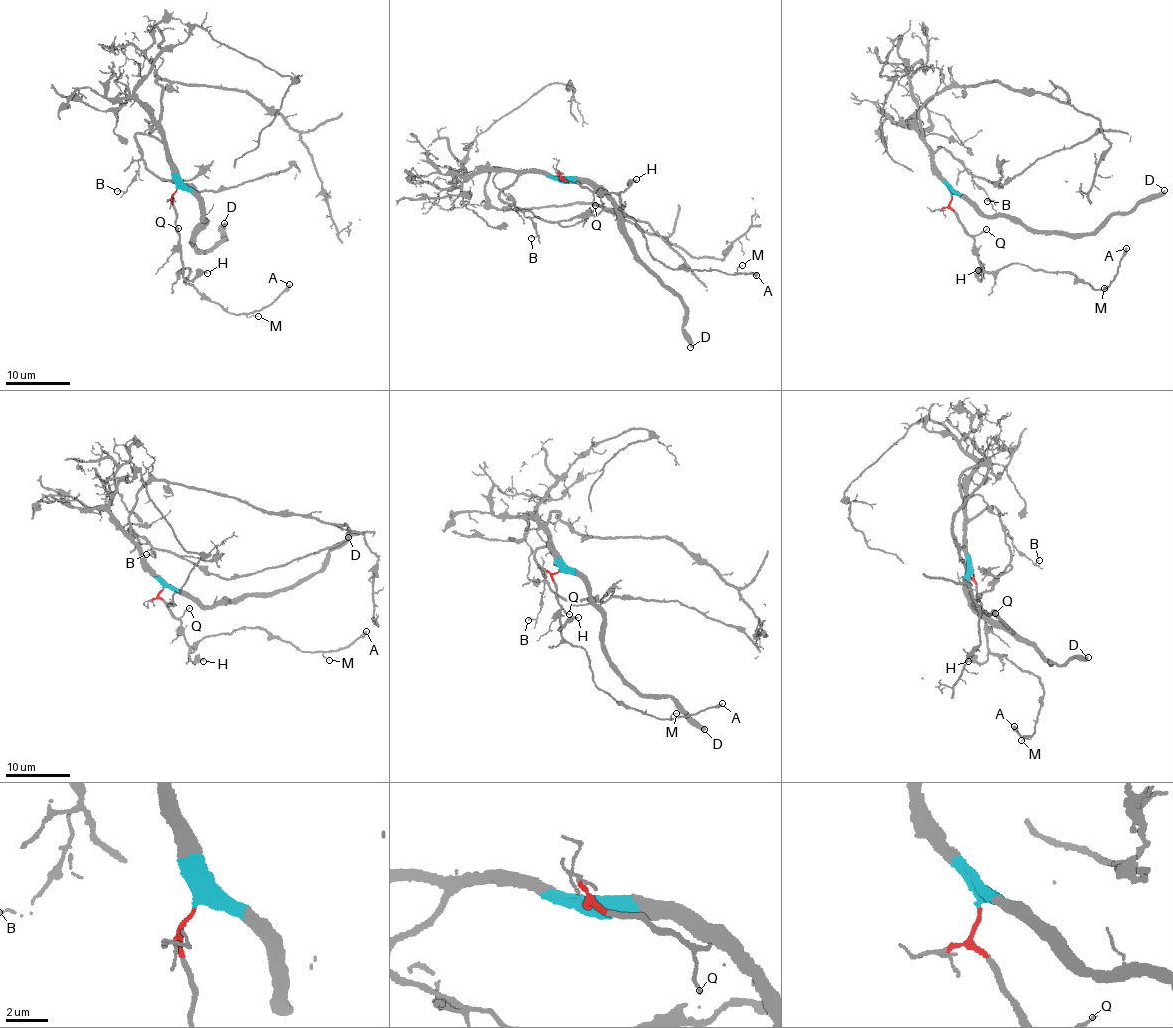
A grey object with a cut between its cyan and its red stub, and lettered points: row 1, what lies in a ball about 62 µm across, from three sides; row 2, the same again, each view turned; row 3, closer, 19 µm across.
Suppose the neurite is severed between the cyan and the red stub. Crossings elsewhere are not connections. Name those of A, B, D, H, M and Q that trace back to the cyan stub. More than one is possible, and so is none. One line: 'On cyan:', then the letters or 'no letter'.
On cyan: B, D

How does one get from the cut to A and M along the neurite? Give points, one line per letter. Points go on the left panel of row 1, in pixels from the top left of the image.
A: (176, 189), (171, 202), (180, 272), (189, 269), (186, 283), (239, 314), (260, 311), (289, 284)
M: (176, 189), (171, 202), (180, 272), (183, 268), (189, 269), (184, 280), (230, 313), (258, 316)

